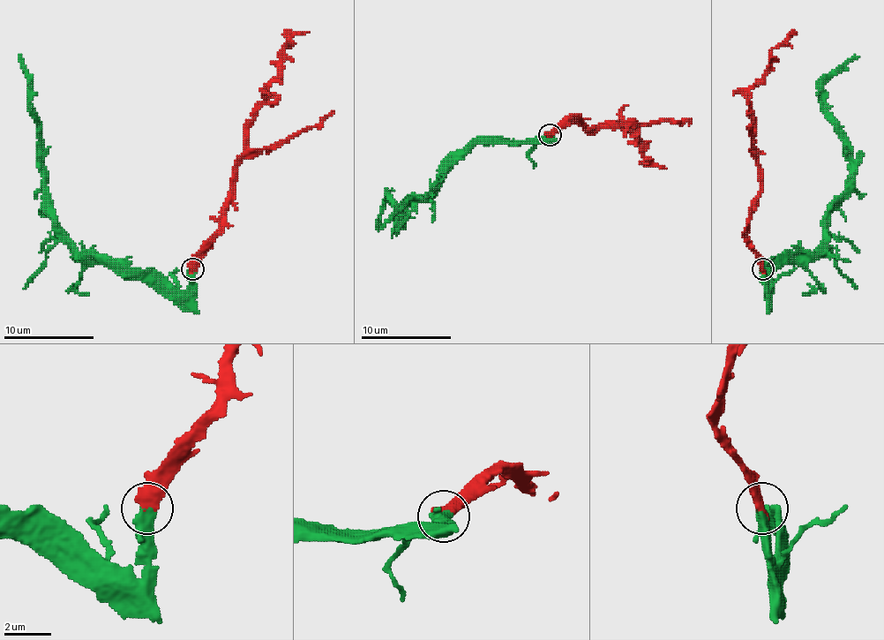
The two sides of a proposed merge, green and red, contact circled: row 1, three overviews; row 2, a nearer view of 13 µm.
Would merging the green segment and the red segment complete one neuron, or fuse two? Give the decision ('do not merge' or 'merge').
merge

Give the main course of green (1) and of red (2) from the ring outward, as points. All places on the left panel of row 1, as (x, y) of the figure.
1: (191, 268), (191, 284), (169, 290), (156, 279), (88, 264), (71, 244), (43, 190), (39, 117), (21, 56)
2: (191, 268), (217, 229), (246, 124), (280, 72), (280, 50), (309, 32)

